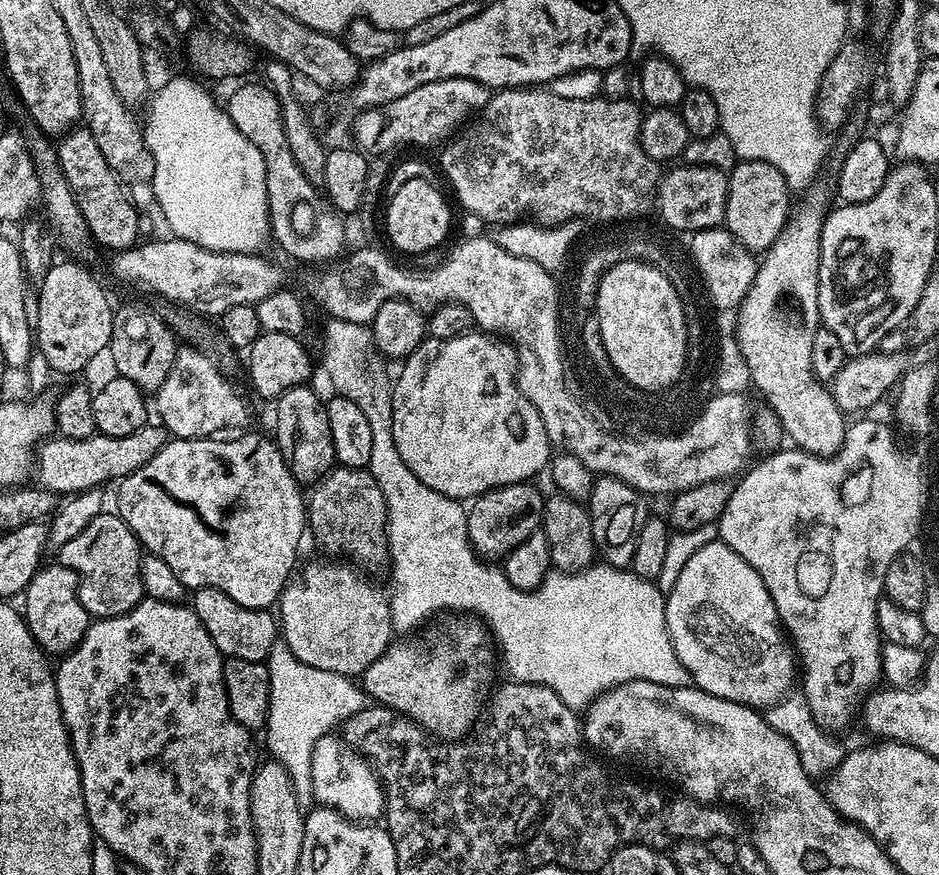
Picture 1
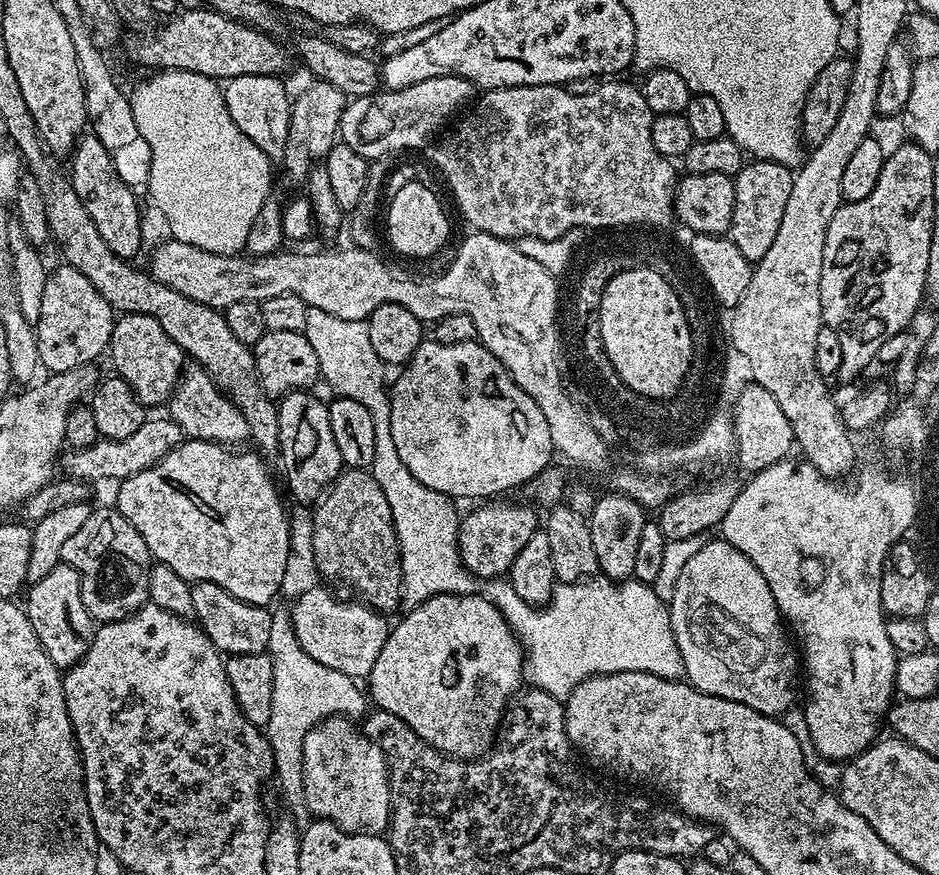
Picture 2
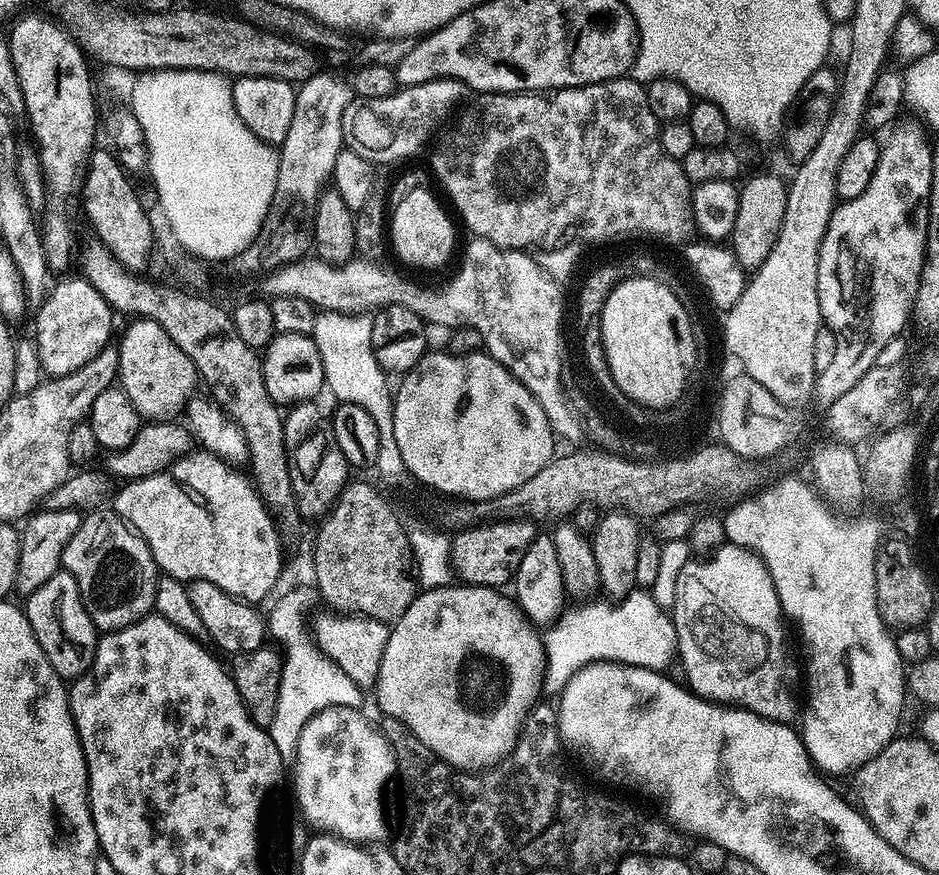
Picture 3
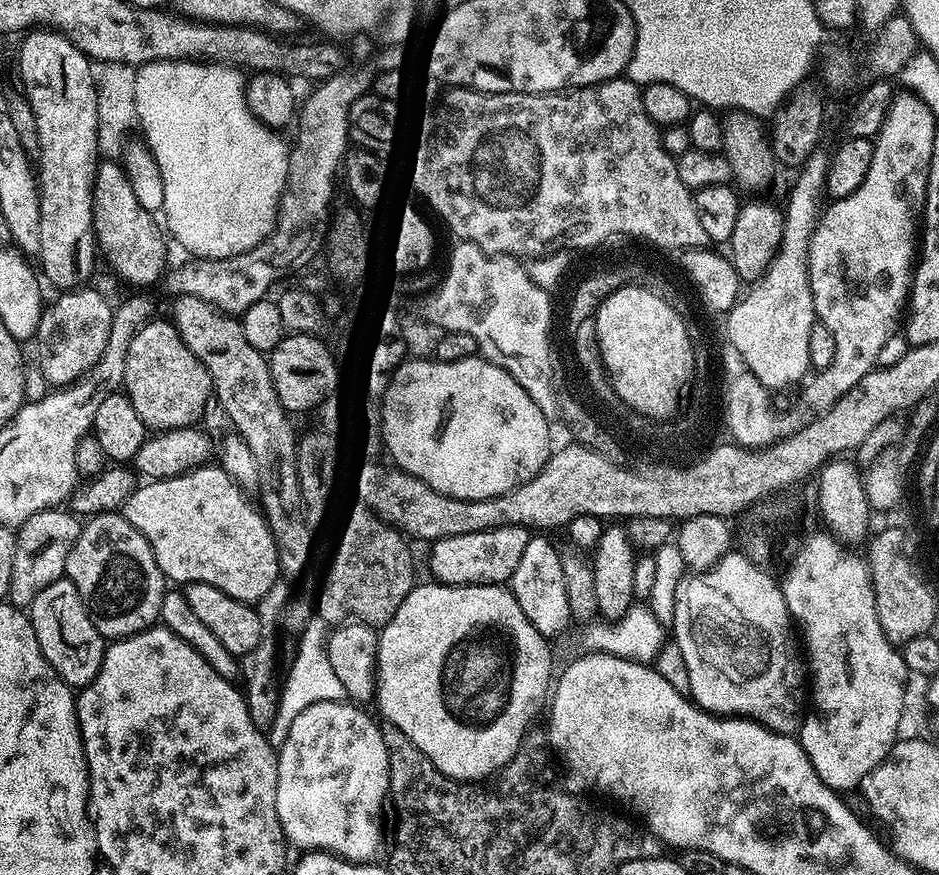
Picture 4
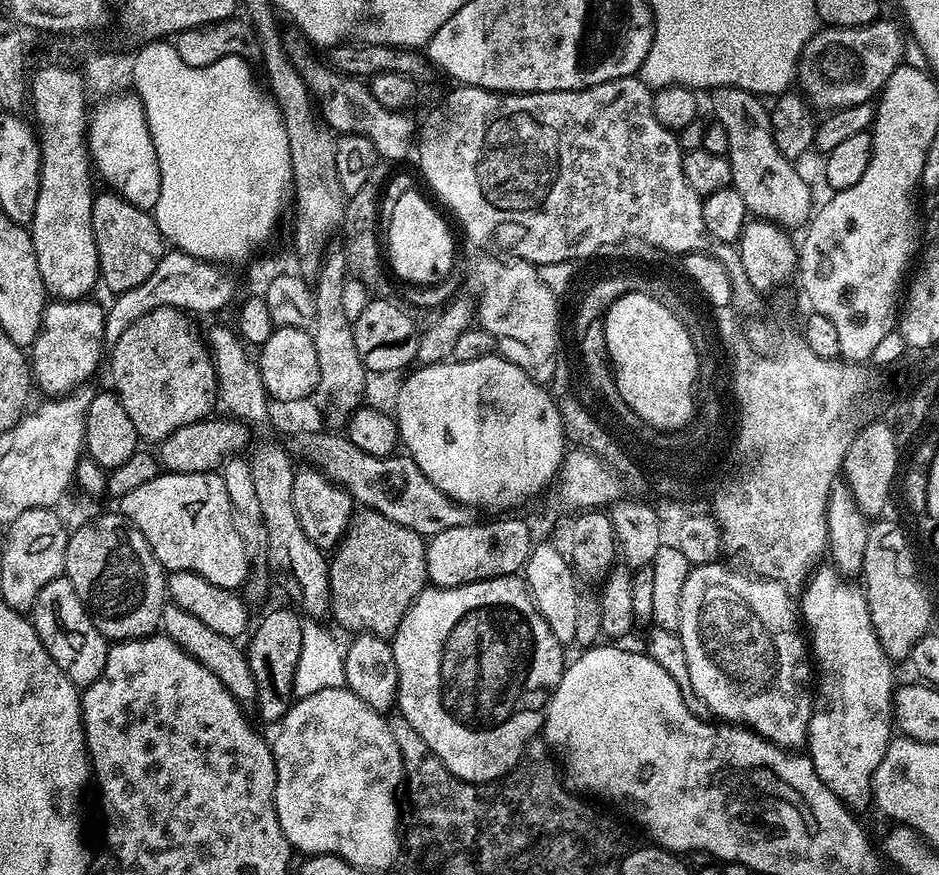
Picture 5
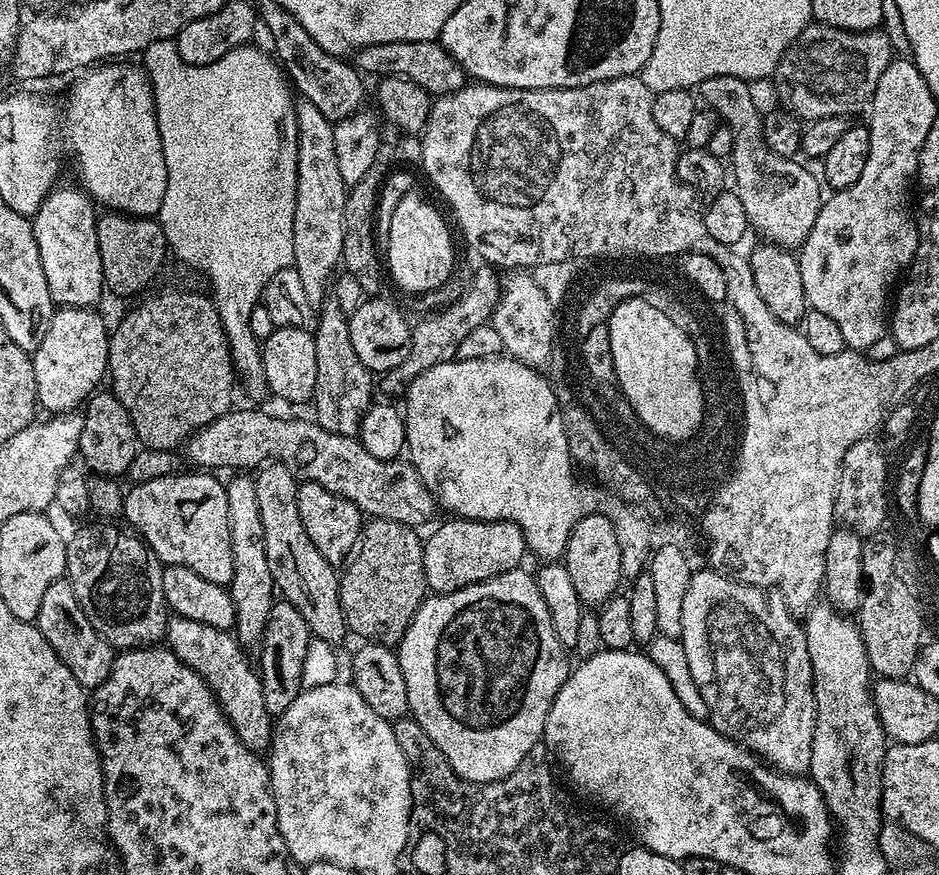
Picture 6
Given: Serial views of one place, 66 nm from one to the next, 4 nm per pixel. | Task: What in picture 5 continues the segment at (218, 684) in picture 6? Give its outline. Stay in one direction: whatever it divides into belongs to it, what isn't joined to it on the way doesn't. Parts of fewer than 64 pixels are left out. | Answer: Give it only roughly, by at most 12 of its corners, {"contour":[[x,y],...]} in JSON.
{"contour":[[165,603],[160,628],[235,700],[255,701],[237,641]]}

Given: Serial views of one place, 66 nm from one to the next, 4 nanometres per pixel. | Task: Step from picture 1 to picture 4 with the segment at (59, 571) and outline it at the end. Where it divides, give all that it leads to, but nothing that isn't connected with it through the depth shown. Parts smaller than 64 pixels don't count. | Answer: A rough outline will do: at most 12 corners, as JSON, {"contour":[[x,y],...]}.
{"contour":[[67,578],[32,599],[32,629],[73,689],[92,683],[105,637]]}

